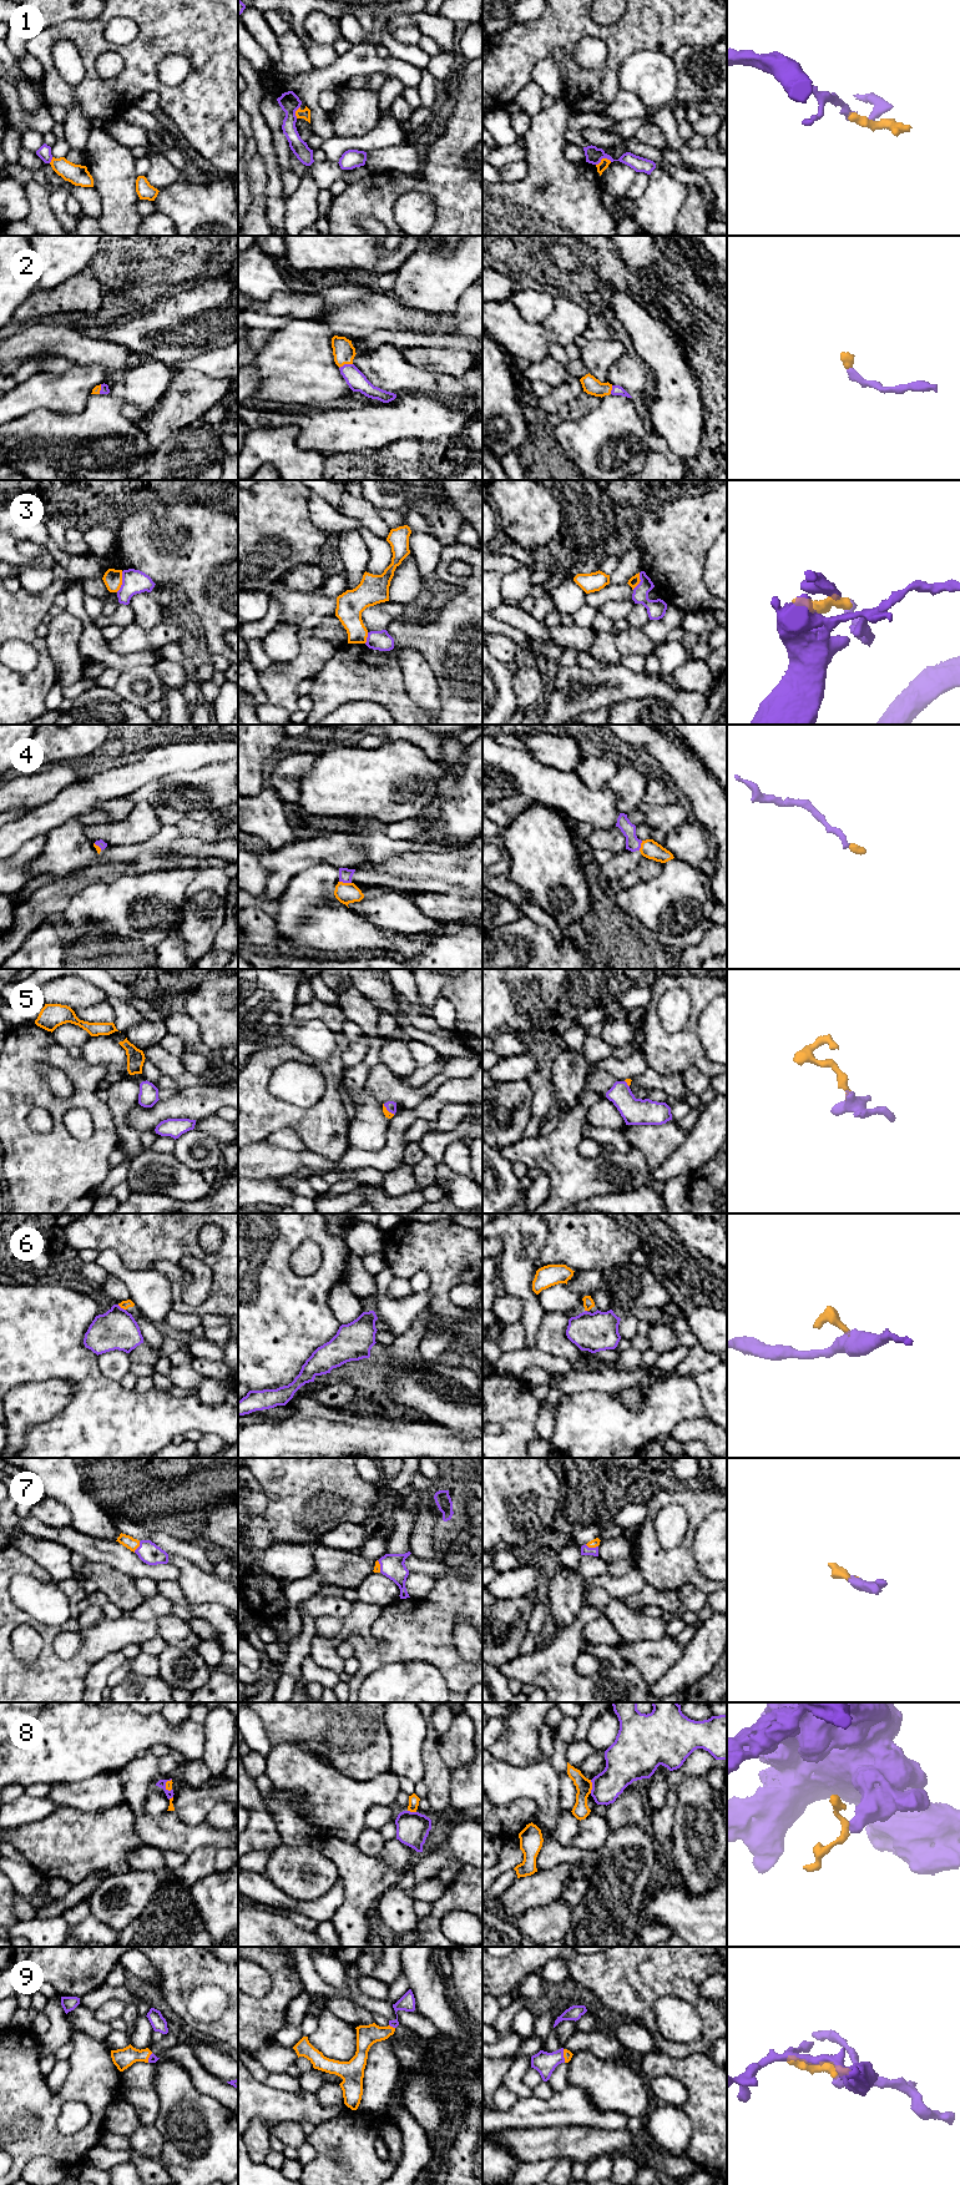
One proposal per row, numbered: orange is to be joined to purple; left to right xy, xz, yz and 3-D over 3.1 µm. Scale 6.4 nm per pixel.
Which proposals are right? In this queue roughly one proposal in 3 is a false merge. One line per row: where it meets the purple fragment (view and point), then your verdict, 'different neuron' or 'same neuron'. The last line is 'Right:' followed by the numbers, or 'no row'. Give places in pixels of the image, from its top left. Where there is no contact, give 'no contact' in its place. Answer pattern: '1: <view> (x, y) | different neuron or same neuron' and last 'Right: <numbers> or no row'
1: yz (604, 157) | different neuron
2: xz (345, 364) | same neuron
3: xy (122, 581) | different neuron
4: xz (345, 882) | same neuron
5: xz (388, 1110) | same neuron
6: xy (120, 1307) | different neuron
7: yz (591, 1548) | same neuron
8: yz (592, 1786) | different neuron
9: yz (562, 2055) | same neuron
Right: 2, 4, 5, 7, 9

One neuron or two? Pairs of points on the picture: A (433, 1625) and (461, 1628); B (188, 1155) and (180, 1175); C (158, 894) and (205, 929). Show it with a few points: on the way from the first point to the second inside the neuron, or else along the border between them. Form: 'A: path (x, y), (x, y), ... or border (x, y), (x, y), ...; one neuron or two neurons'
A: border (458, 1618), (454, 1625), (454, 1645), (461, 1656); two neurons
B: border (171, 1154), (186, 1166), (200, 1172); two neurons
C: border (185, 907), (176, 930); two neurons

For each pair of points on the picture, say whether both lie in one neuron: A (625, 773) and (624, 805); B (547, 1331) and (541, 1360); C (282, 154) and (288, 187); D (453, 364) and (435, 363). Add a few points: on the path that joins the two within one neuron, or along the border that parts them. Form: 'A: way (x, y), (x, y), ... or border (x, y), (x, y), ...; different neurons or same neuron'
A: way (625, 781), (625, 797); same neuron
B: border (536, 1347), (551, 1355), (565, 1357), (570, 1362); different neurons
C: border (278, 165), (291, 171); different neurons
D: way (449, 363), (439, 363); same neuron

